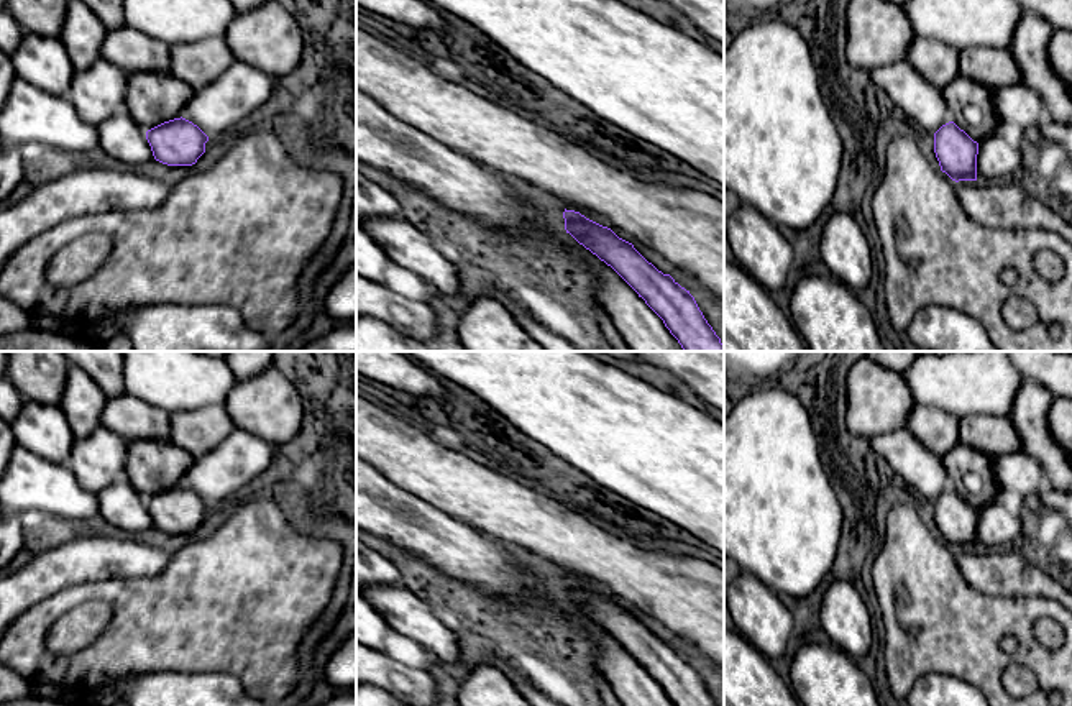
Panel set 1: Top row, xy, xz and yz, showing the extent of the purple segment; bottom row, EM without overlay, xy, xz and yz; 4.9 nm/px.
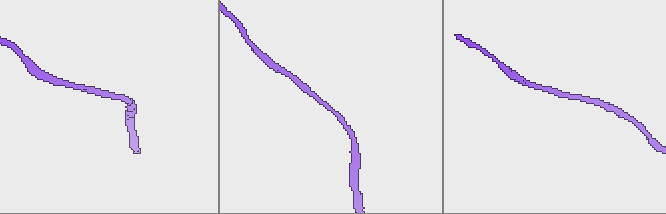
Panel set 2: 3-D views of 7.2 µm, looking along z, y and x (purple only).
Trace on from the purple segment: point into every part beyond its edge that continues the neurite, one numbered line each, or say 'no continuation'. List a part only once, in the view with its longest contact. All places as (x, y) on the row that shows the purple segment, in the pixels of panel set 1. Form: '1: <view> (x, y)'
no continuation

